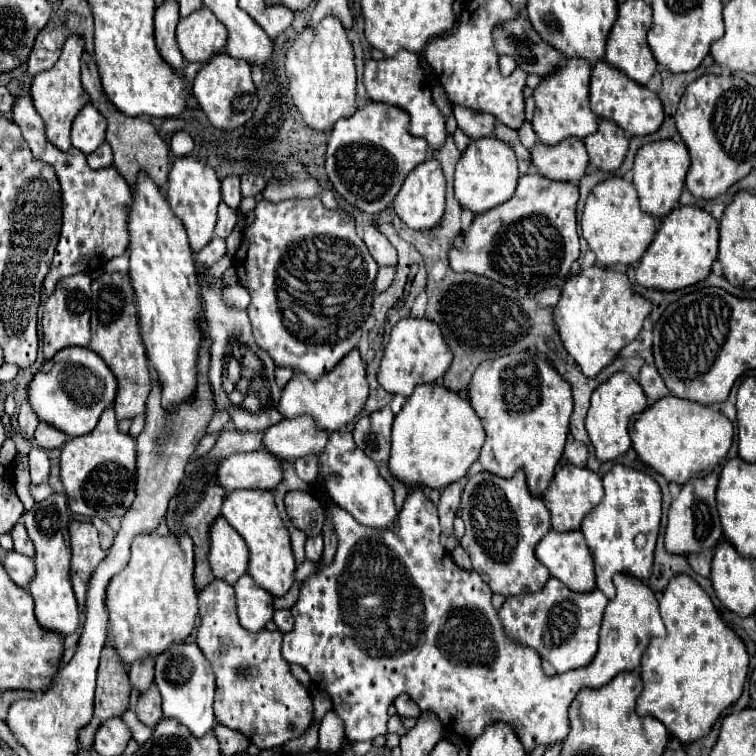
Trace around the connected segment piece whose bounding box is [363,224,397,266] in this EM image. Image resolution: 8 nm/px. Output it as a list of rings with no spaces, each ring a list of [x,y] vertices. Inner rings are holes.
[[[369,224],[363,230],[363,242],[367,244],[371,256],[377,260],[379,266],[387,266],[387,264],[397,264],[397,252],[395,248],[391,248],[389,240],[377,230],[377,226]]]

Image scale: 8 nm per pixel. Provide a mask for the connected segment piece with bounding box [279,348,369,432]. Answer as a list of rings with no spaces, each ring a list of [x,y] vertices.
[[[359,350],[349,352],[341,362],[339,368],[333,368],[323,380],[307,380],[307,376],[293,376],[289,384],[283,390],[281,402],[279,402],[279,412],[285,418],[299,418],[299,416],[309,416],[315,420],[315,426],[323,432],[333,432],[349,424],[359,412],[363,410],[367,402],[367,380],[365,380],[365,366],[359,358]]]

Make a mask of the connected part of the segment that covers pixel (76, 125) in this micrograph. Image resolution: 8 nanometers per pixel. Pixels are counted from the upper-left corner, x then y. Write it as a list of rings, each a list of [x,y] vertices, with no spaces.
[[[87,102],[79,110],[79,114],[75,116],[73,126],[71,126],[73,148],[77,148],[85,154],[91,154],[105,140],[105,128],[107,128],[105,116],[101,116],[99,110],[95,110],[95,106],[91,106]]]

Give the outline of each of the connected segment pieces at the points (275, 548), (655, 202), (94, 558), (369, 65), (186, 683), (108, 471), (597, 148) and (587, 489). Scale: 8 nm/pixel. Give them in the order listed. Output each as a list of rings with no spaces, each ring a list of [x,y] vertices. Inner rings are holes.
[[[235,490],[225,496],[223,518],[241,534],[241,538],[249,546],[249,576],[271,592],[273,596],[285,596],[293,584],[293,572],[297,568],[293,554],[291,554],[291,542],[287,528],[283,526],[279,512],[273,502],[273,494],[269,490]]]
[[[659,140],[641,146],[633,162],[633,184],[637,188],[643,212],[649,212],[659,218],[667,216],[681,196],[687,170],[689,170],[689,150],[685,148],[683,142]]]
[[[73,520],[69,524],[69,536],[71,536],[71,550],[73,550],[69,578],[73,584],[75,598],[79,602],[79,610],[83,610],[87,582],[95,566],[105,558],[105,552],[99,546],[99,536],[91,522]]]
[[[399,50],[393,58],[383,58],[383,60],[367,60],[365,70],[363,70],[363,84],[371,100],[399,106],[411,116],[409,132],[415,132],[415,136],[423,136],[429,142],[429,148],[439,148],[447,136],[445,130],[445,120],[439,114],[437,106],[433,104],[431,90],[425,84],[425,76],[419,64],[419,56],[409,52],[409,50]]]
[[[181,642],[181,646],[171,646],[167,652],[159,654],[155,660],[155,684],[159,686],[163,698],[163,716],[179,720],[195,738],[203,738],[217,724],[213,710],[215,678],[199,648],[191,642]]]
[[[107,408],[95,430],[69,438],[61,450],[61,482],[71,512],[109,520],[121,516],[135,496],[135,440],[119,432],[113,408]]]
[[[609,118],[599,120],[599,128],[595,134],[589,134],[583,140],[589,162],[599,170],[617,170],[627,154],[629,138],[625,132]]]
[[[573,464],[561,466],[549,486],[549,492],[545,494],[545,504],[551,512],[551,524],[555,532],[569,532],[569,530],[579,530],[583,518],[595,508],[603,498],[603,484],[597,472],[589,468],[579,468]]]

